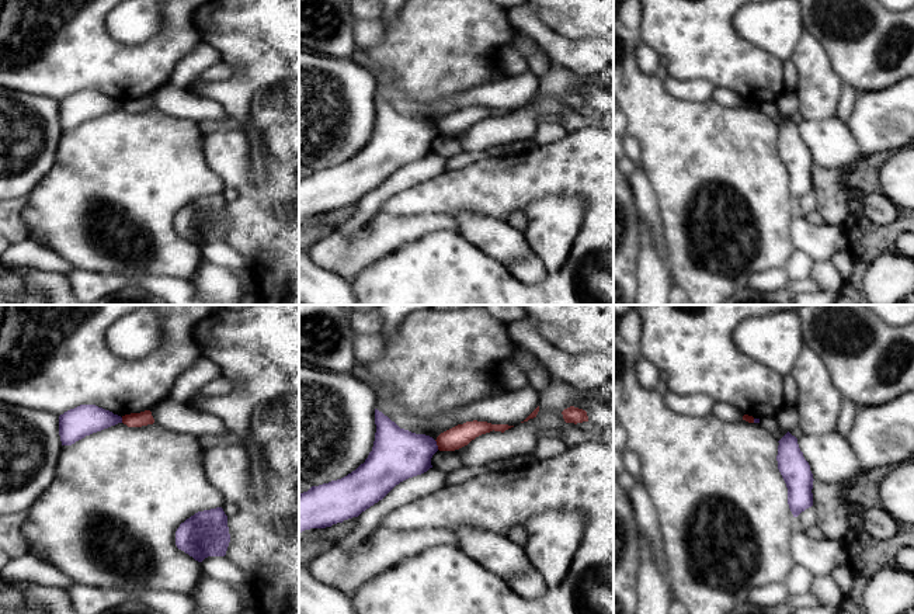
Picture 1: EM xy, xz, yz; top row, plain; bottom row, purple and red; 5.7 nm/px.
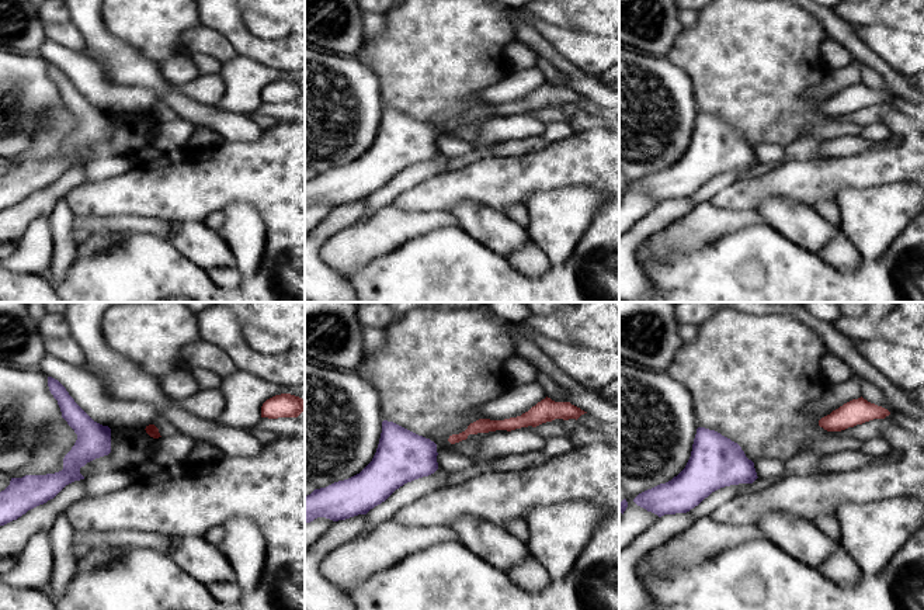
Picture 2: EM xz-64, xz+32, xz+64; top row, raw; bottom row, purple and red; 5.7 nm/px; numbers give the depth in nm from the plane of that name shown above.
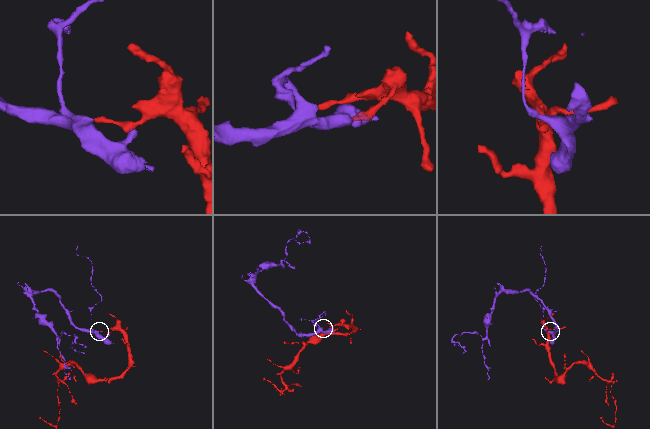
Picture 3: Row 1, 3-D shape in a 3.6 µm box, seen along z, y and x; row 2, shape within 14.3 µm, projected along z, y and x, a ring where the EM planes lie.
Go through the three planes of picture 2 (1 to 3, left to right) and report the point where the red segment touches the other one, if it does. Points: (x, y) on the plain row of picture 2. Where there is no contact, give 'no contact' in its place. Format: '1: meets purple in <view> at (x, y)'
1: no contact
2: no contact
3: no contact

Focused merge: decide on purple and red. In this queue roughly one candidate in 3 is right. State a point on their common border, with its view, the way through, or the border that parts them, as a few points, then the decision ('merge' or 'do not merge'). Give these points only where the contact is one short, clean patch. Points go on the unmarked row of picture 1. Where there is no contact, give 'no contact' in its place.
contact xz (435, 129); border xz (434, 125), (438, 134); do not merge

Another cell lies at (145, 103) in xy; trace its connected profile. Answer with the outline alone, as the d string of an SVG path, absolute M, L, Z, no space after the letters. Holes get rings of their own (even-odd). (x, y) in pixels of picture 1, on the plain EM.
M145 96L140 98L131 98L122 101L122 108L126 110L128 112L142 112L142 111L153 110L154 104L150 96Z

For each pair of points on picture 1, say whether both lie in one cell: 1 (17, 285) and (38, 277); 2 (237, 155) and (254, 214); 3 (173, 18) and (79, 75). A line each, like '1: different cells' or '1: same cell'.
1: different cells
2: same cell
3: same cell

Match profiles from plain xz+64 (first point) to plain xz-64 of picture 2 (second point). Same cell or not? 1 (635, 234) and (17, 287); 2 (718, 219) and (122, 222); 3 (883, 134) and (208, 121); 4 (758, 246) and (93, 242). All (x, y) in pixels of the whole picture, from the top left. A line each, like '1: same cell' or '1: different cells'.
1: same cell
2: same cell
3: same cell
4: different cells

